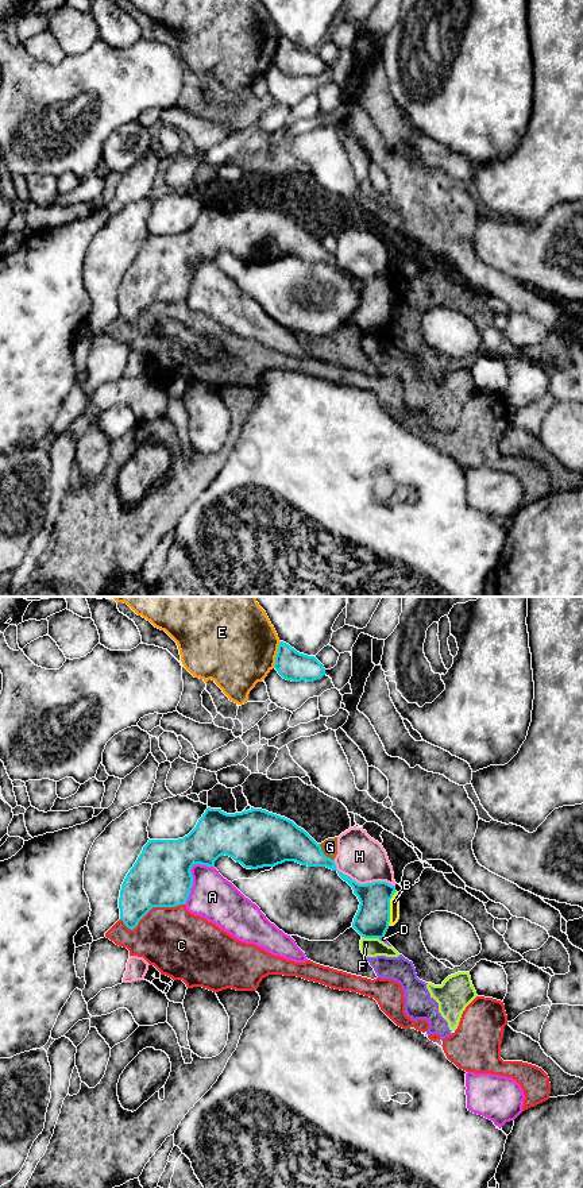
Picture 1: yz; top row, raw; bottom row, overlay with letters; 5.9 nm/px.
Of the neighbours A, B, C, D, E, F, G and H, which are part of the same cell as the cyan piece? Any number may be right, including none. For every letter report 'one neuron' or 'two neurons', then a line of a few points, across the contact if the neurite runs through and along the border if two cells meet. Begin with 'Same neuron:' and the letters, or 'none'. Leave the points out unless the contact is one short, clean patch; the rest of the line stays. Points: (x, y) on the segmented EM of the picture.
Same neuron: none
A: two neurons
B: two neurons
C: two neurons
D: two neurons; line yz (383, 936), (379, 938)
E: two neurons
F: two neurons; line yz (362, 936), (378, 938)
G: two neurons
H: two neurons

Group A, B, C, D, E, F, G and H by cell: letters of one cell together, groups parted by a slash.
A / B / C / D F / E / G / H

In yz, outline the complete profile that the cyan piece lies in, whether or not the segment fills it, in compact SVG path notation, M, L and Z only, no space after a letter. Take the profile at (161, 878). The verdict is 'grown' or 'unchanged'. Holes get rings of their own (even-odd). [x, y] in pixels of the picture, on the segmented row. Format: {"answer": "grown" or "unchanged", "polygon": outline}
{"answer": "unchanged", "polygon": "M208 807L184 838L148 840L143 846L121 884L120 919L134 930L152 907L185 904L192 867L215 867L223 855L251 869L296 861L337 871L320 844L285 817L254 807L235 814Z"}

